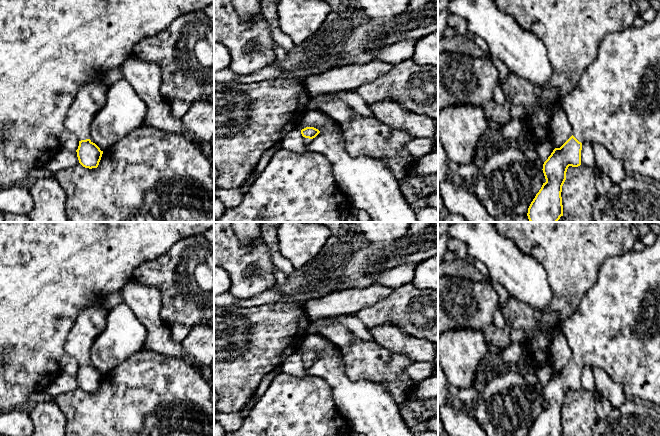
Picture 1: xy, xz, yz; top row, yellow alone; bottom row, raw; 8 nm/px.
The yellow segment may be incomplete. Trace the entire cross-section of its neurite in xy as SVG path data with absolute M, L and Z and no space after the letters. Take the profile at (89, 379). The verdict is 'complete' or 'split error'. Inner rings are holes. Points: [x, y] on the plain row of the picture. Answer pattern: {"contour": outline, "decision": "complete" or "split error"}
{"contour": "M106 296L83 308L76 317L64 343L65 354L74 357L79 365L77 381L85 392L97 392L103 375L90 364L90 349L105 330L108 310L103 306Z", "decision": "split error"}

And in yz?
{"contour": "M660 234L652 246L646 246L642 251L631 250L619 256L607 258L601 265L595 284L584 294L579 307L572 316L561 321L560 328L567 339L572 350L572 360L560 371L555 372L543 388L543 397L546 406L531 426L528 436L563 436L562 410L566 404L566 396L569 390L578 391L581 389L581 374L584 365L595 366L605 371L610 378L623 385L624 393L628 399L646 401L660 406Z", "decision": "split error"}

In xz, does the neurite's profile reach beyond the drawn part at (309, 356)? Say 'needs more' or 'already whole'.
needs more

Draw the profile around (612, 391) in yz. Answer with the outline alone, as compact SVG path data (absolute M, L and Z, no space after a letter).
M591 366L595 379L596 390L606 398L612 407L619 407L628 397L624 393L623 385L613 381L602 369Z

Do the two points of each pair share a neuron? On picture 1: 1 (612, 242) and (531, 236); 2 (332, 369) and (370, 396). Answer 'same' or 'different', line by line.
1: same
2: same

